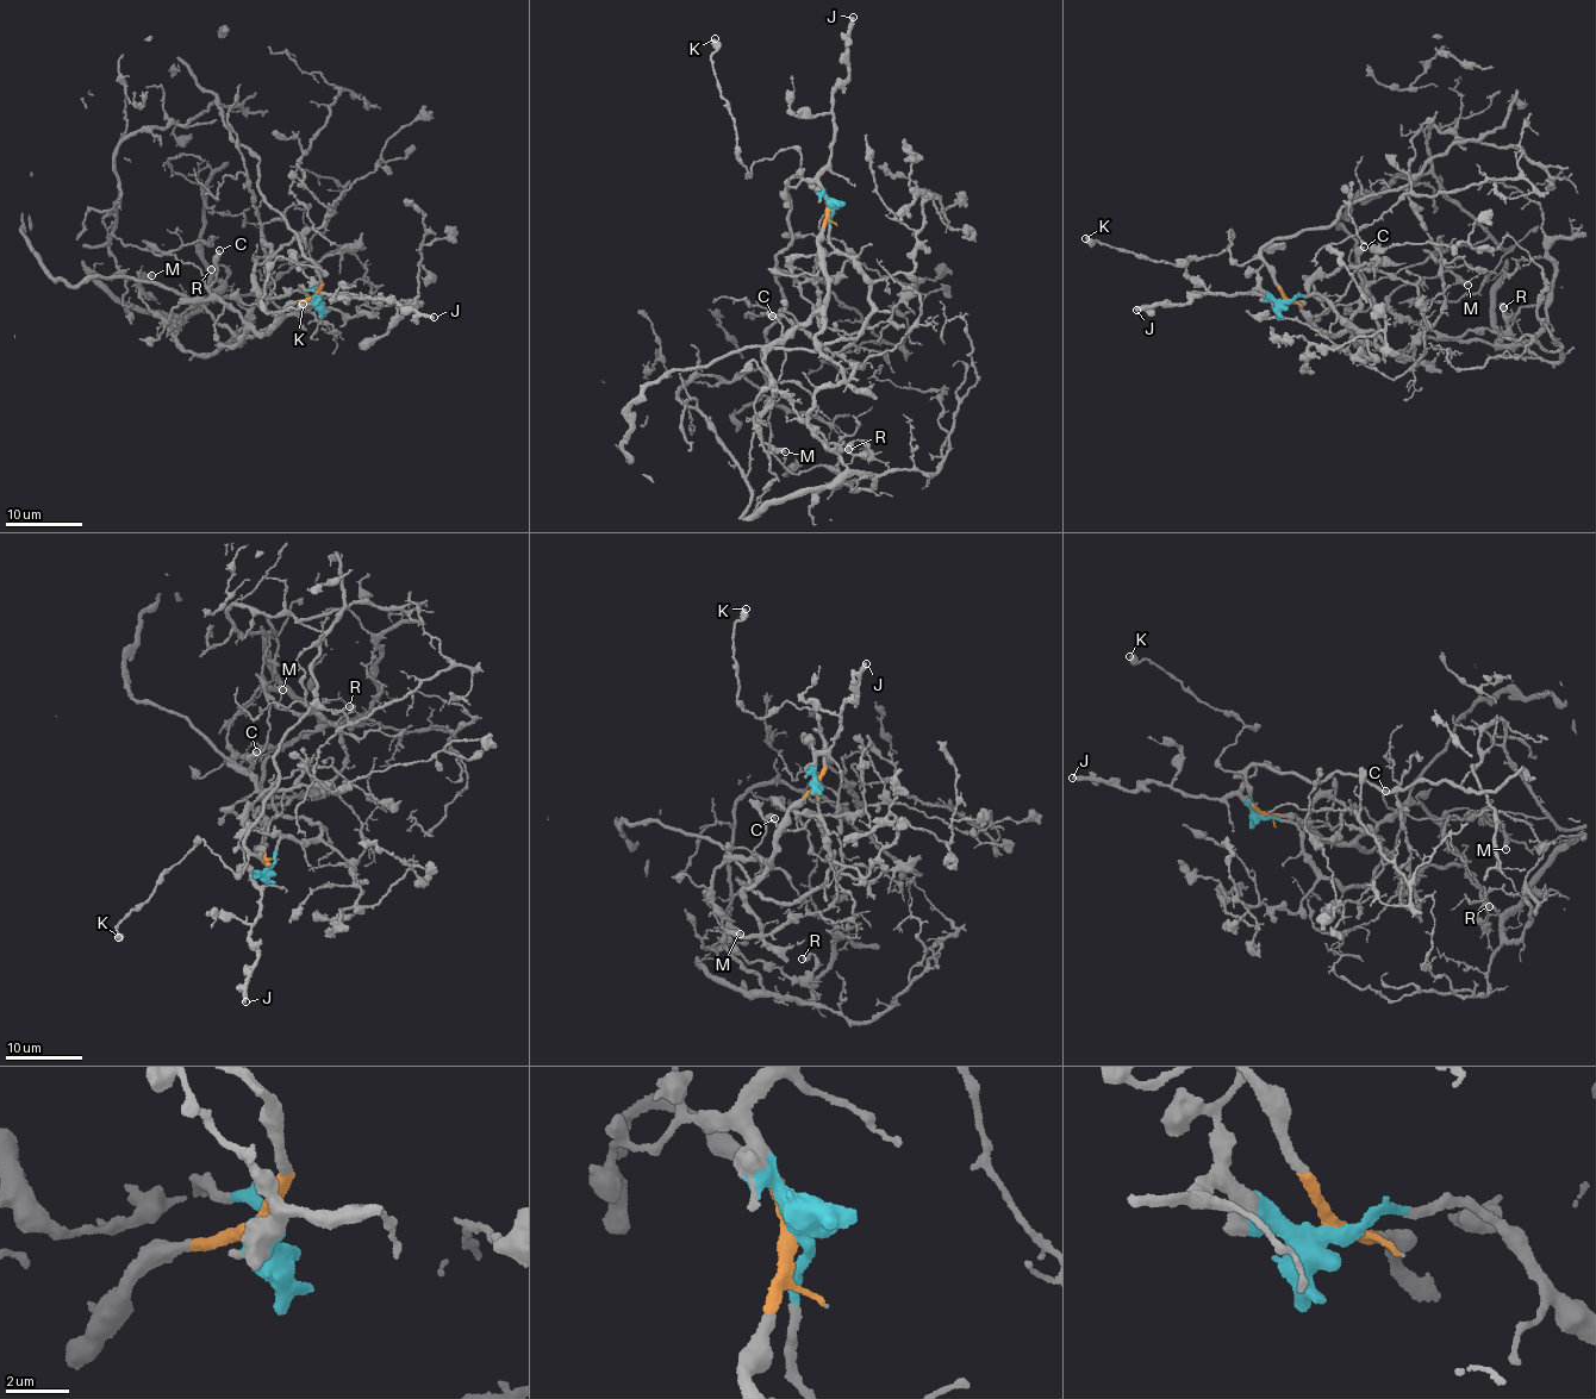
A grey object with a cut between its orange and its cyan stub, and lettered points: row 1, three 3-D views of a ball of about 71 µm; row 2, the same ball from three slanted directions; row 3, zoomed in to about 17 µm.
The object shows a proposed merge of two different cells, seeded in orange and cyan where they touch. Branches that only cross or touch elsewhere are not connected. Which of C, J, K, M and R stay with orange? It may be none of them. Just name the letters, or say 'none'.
C, K, M, R

